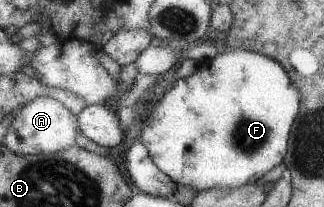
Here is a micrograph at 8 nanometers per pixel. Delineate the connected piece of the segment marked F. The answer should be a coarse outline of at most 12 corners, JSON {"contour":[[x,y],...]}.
{"contour":[[221,46],[138,139],[198,191],[284,161],[301,90]]}

